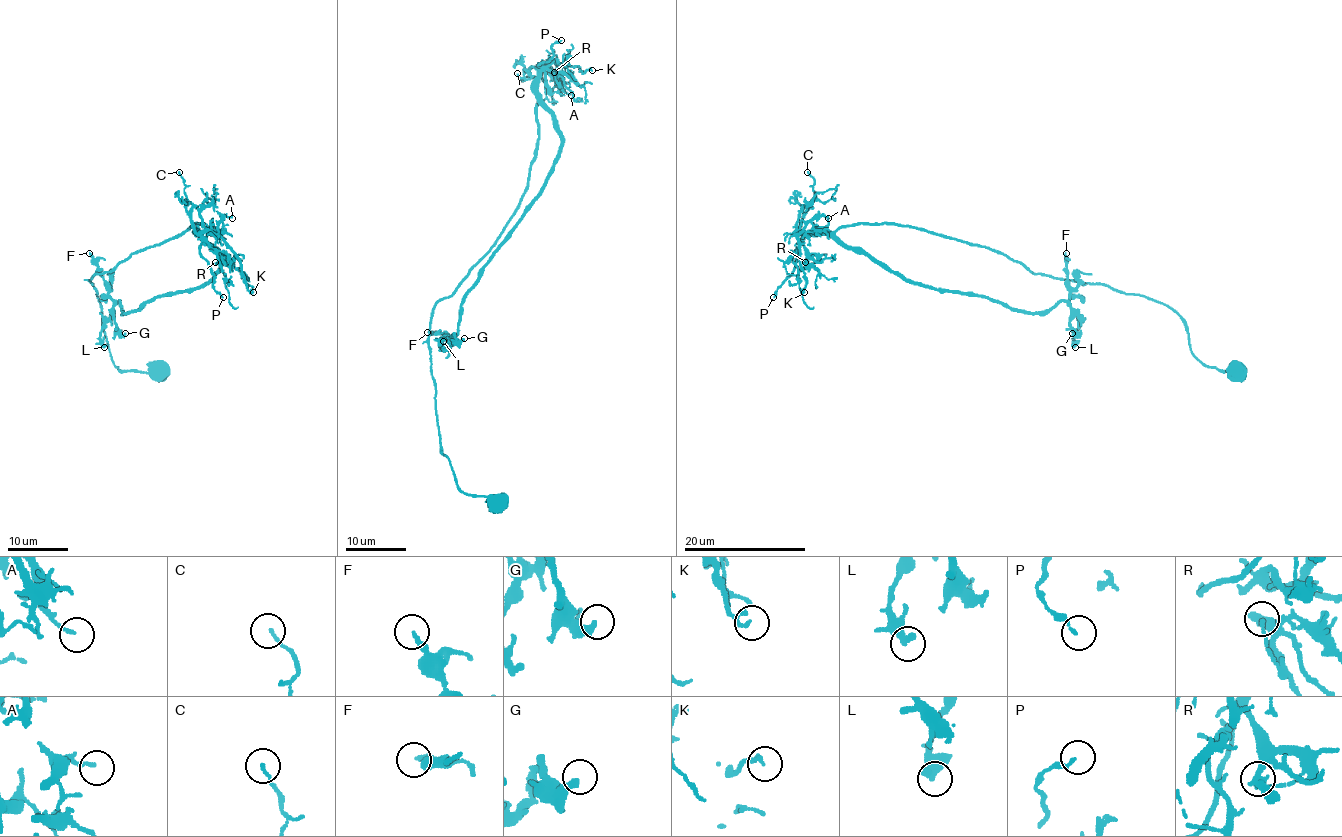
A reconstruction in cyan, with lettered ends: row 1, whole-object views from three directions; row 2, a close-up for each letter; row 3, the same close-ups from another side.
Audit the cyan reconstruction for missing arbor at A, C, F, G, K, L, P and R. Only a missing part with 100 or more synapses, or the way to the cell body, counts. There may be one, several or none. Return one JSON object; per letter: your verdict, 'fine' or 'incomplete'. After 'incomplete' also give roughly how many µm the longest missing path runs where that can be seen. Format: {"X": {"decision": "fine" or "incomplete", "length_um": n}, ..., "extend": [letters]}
{"A": {"decision": "fine"}, "C": {"decision": "fine"}, "F": {"decision": "fine"}, "G": {"decision": "fine"}, "K": {"decision": "fine"}, "L": {"decision": "fine"}, "P": {"decision": "fine"}, "R": {"decision": "fine"}, "extend": []}

